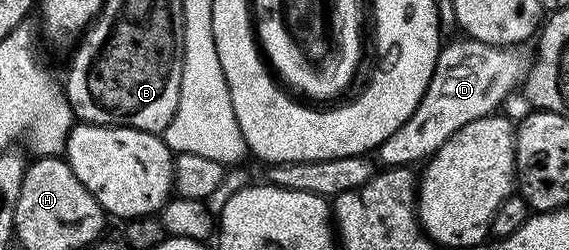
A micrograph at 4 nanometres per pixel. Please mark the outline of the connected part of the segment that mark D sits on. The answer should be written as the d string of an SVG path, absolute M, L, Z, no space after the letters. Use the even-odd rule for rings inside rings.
M460 37L441 48L431 81L411 117L375 149L375 159L382 168L413 167L428 160L463 125L492 115L510 92L516 92L531 66L524 50L517 47L489 47L478 39Z

